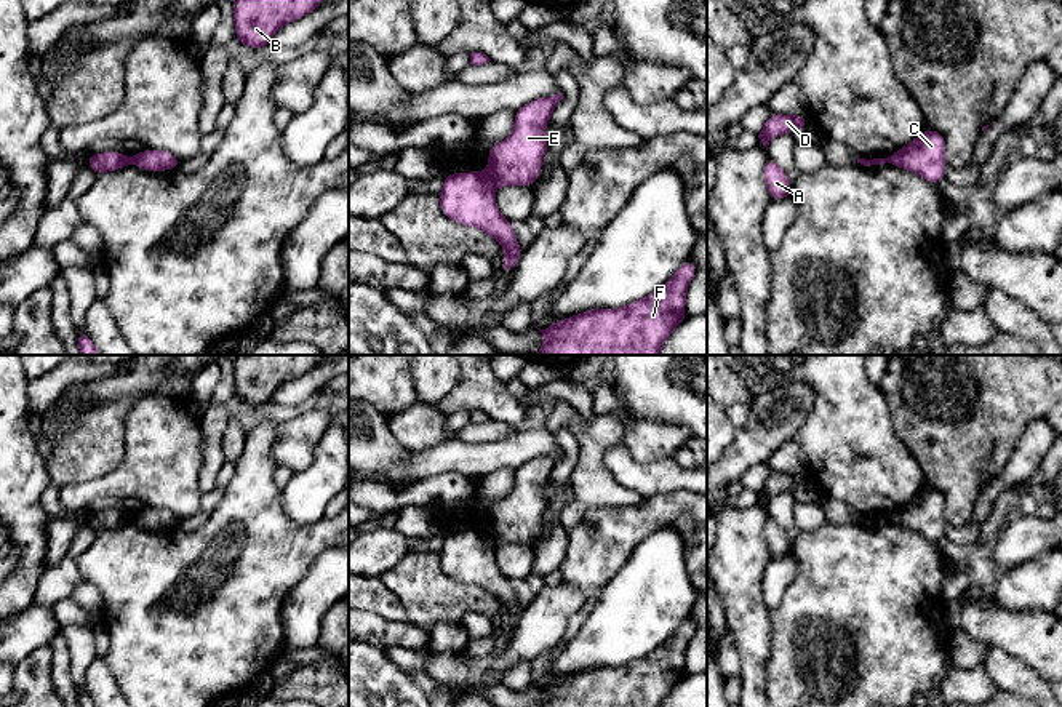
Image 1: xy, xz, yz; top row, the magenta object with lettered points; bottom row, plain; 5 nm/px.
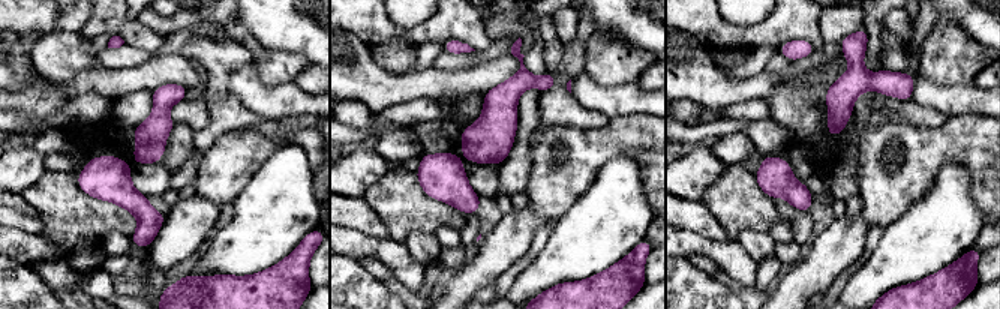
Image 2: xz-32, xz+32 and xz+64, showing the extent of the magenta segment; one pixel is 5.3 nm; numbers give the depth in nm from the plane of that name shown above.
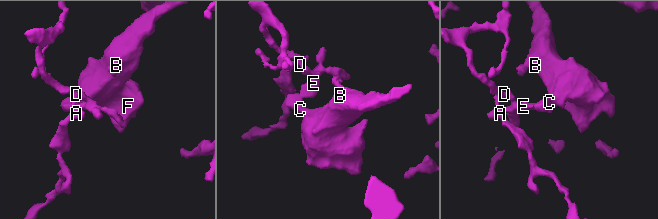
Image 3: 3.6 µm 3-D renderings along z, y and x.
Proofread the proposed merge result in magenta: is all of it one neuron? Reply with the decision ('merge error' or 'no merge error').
merge error

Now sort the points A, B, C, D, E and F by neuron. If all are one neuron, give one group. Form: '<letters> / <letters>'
A D E / B C F

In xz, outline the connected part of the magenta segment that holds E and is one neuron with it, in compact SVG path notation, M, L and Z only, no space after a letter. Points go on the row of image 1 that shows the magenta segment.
M563 93L531 101L515 110L512 134L488 147L488 176L496 186L533 186L541 174L542 157L549 147L545 125Z

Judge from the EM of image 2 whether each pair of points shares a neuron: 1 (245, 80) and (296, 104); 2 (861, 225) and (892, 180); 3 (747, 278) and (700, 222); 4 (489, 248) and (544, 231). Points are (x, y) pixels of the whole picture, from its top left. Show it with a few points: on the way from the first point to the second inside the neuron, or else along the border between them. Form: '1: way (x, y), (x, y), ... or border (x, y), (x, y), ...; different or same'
1: way (257, 92), (266, 101), (284, 101); same
2: border (861, 213), (873, 225); different
3: border (681, 227), (711, 239), (729, 240); different
4: border (547, 222), (535, 231), (529, 249), (513, 264); different

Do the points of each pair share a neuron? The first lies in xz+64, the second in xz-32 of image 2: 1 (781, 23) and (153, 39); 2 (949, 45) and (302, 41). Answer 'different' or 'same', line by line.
1: same
2: different

